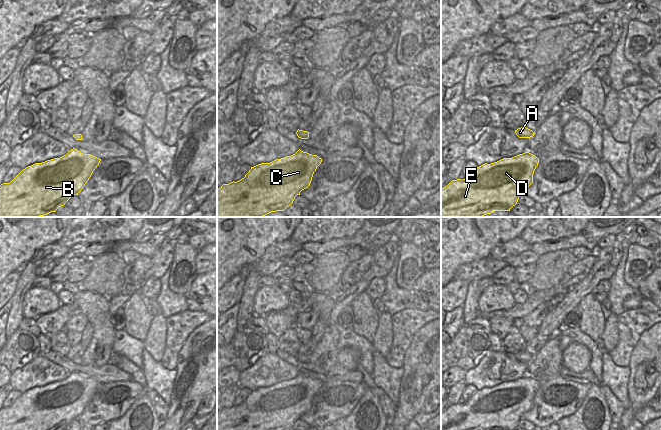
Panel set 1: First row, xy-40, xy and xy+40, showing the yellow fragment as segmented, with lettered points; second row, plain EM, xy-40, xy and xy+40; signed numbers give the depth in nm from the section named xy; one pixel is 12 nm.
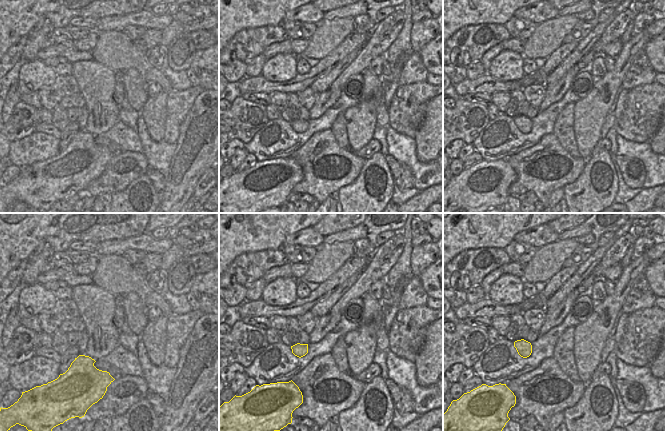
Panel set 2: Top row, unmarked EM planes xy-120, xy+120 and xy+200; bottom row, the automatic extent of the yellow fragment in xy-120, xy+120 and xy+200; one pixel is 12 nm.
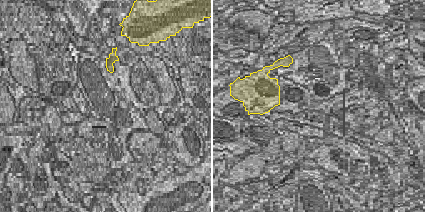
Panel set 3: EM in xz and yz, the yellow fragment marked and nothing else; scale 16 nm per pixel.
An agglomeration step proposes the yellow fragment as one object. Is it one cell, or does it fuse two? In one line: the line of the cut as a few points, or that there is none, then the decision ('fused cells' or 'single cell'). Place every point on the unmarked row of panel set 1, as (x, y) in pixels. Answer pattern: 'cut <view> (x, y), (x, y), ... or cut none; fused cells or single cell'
cut none; single cell

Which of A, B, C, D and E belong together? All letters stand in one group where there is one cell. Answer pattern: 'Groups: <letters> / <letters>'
Groups: A B C D E

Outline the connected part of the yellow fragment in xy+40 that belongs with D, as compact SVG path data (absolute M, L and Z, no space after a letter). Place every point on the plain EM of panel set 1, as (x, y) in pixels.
M525 376L477 391L466 403L452 404L441 413L441 430L515 430L521 415L533 407L539 383Z

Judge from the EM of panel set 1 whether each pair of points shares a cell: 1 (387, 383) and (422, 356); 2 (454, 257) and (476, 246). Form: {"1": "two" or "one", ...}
{"1": "two", "2": "one"}

